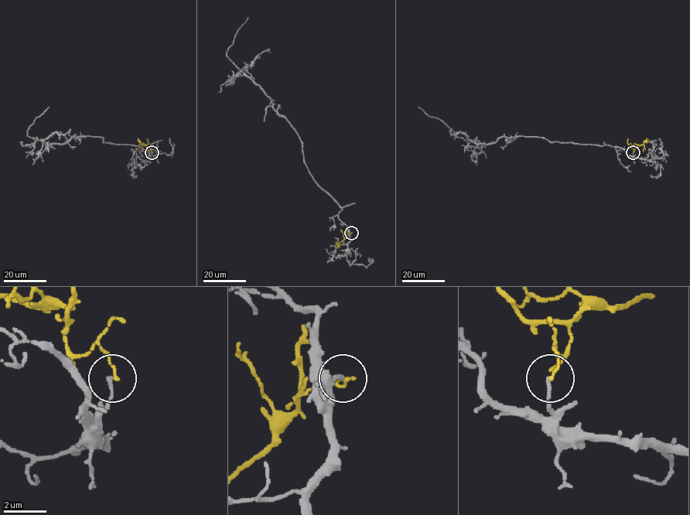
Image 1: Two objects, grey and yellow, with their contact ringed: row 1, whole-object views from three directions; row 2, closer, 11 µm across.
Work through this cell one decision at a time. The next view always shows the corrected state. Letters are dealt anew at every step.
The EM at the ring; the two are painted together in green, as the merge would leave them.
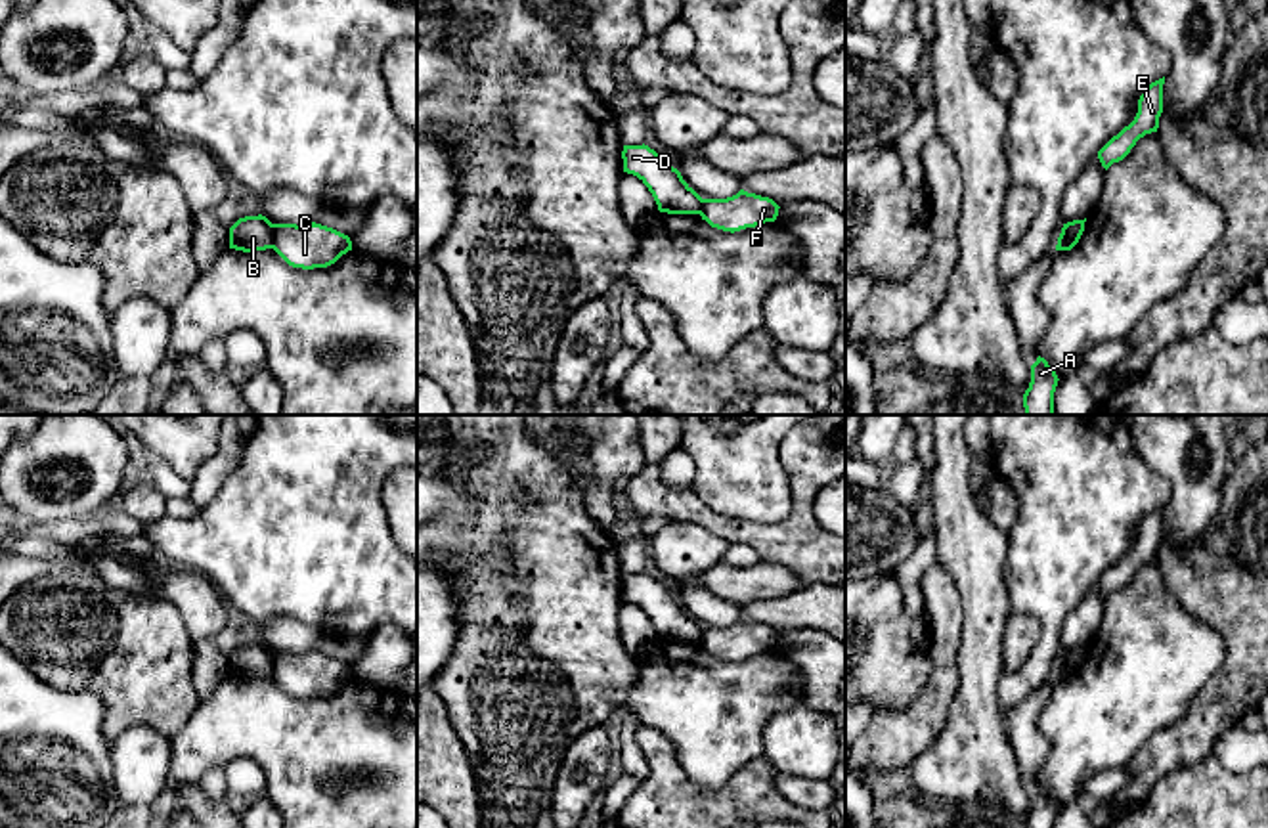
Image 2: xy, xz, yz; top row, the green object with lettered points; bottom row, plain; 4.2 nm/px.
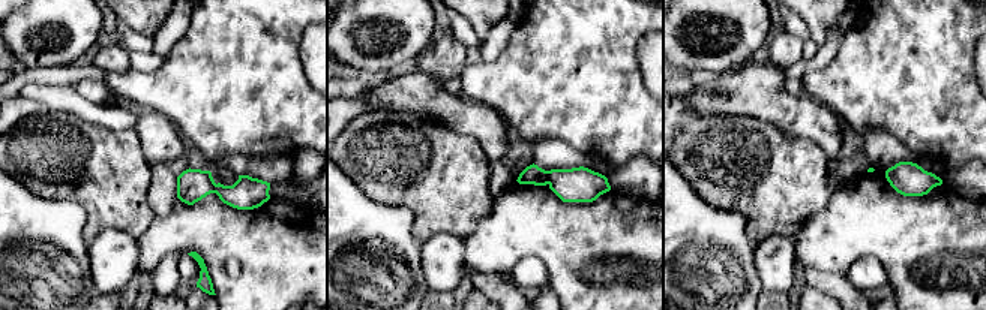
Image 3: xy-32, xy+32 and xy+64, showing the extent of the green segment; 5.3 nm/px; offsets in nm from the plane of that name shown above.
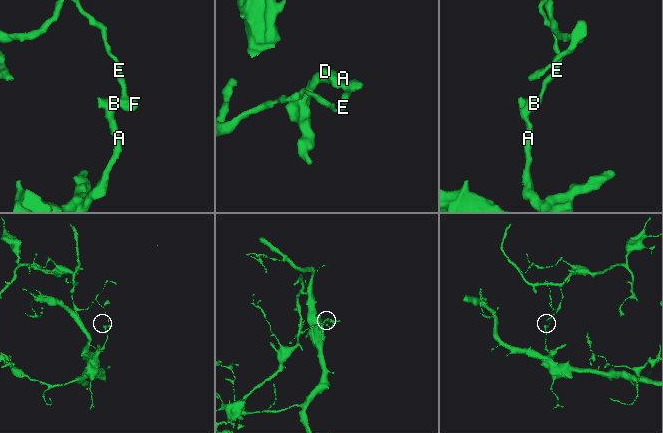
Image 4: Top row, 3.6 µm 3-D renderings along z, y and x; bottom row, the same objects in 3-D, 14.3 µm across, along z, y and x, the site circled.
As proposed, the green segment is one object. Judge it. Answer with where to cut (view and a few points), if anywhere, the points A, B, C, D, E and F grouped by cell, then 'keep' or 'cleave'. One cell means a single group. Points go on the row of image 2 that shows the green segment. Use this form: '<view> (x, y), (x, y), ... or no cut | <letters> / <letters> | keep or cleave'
xy (274, 224), (270, 247) | A B D / C E F | cleave

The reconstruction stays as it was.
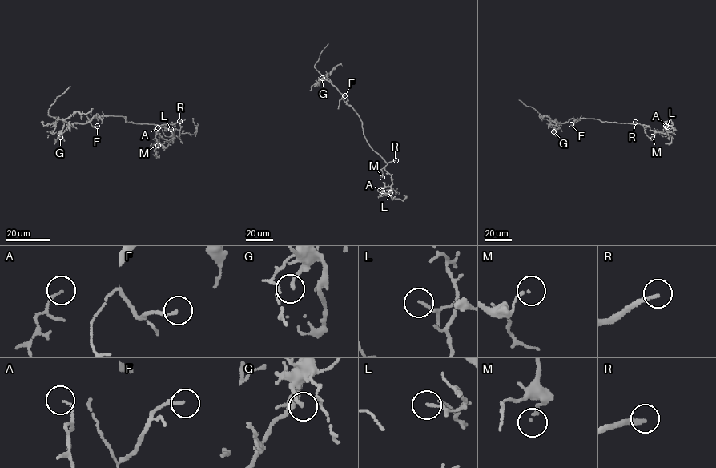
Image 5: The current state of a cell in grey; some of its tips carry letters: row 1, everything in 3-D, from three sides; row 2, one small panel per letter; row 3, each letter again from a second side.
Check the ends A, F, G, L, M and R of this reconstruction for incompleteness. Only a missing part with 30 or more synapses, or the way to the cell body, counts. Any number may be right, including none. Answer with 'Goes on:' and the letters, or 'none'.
Goes on: R

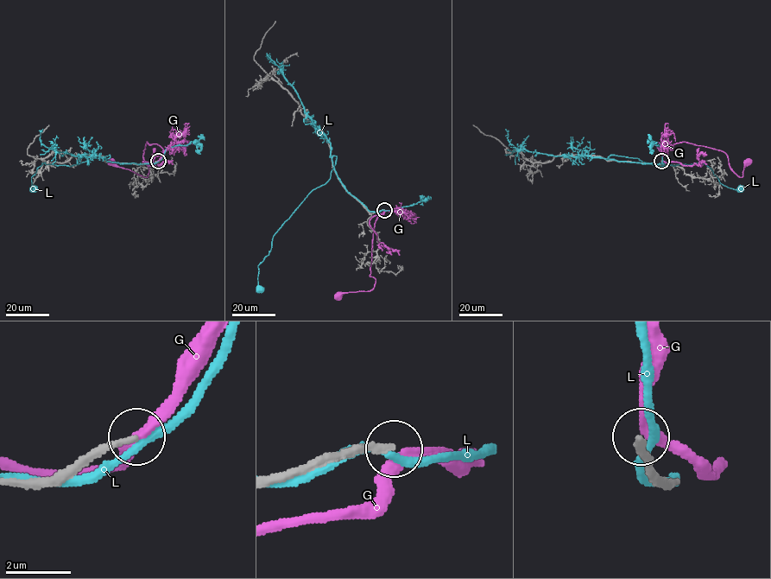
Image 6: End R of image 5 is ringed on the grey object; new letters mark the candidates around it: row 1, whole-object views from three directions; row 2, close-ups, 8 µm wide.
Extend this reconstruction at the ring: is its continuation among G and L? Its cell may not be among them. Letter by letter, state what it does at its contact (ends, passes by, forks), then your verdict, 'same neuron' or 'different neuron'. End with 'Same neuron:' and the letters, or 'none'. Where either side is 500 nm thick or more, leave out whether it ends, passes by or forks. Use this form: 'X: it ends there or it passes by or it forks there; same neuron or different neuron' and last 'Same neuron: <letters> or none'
G: it passes by; different neuron
L: it passes by; different neuron
Same neuron: none

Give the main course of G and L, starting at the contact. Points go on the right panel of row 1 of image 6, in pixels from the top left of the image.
G: (661, 161), (664, 144), (687, 142), (723, 150), (727, 155), (730, 168), (740, 177), (742, 175), (746, 162)
L: (661, 161), (663, 163), (643, 163), (608, 159), (616, 155), (660, 166), (703, 162), (721, 183), (740, 187)

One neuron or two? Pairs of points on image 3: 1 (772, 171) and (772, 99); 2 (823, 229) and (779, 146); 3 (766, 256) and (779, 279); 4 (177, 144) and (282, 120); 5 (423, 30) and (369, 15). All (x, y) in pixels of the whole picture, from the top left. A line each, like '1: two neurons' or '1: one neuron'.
1: two neurons
2: two neurons
3: one neuron
4: two neurons
5: one neuron

